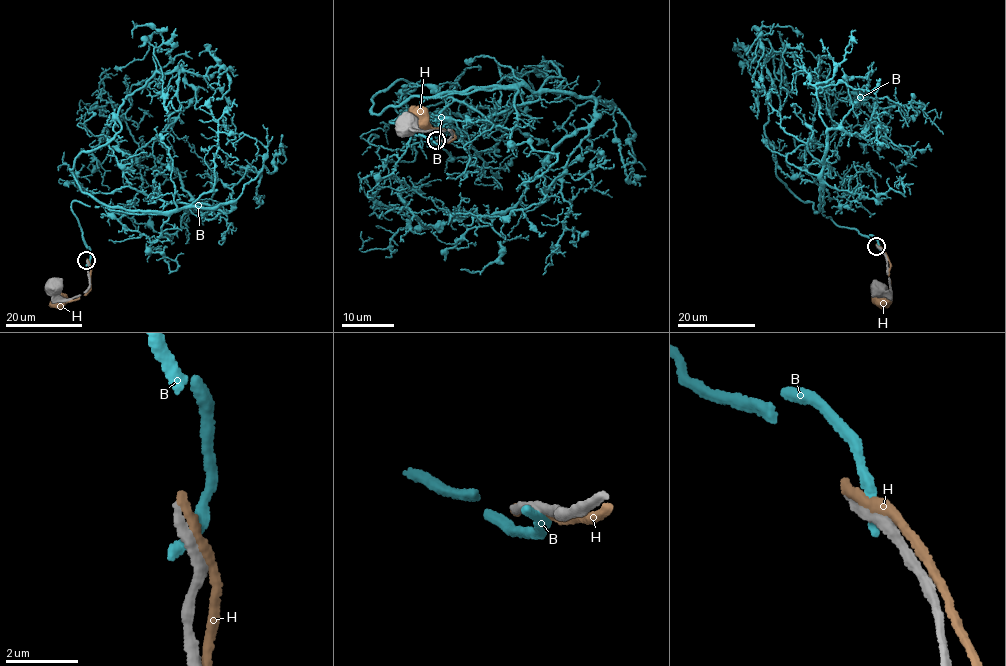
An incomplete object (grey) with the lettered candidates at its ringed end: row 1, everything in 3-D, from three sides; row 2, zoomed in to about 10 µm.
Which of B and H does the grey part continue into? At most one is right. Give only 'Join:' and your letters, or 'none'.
Join: none

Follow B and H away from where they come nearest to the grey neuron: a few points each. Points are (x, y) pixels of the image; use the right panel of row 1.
B: (878, 247), (819, 207), (827, 133), (859, 135), (876, 105), (865, 124), (846, 130), (814, 75)
H: (878, 247), (890, 264), (891, 286), (886, 295)

